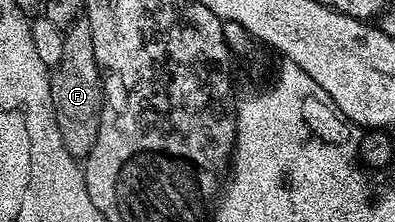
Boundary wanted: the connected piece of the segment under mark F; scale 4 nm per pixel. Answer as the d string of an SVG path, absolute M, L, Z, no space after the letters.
M80 16L63 31L61 60L51 70L51 95L53 112L57 116L57 128L61 128L61 140L75 158L86 159L97 144L97 132L101 132L103 115L103 71L93 52L93 28L91 21Z

